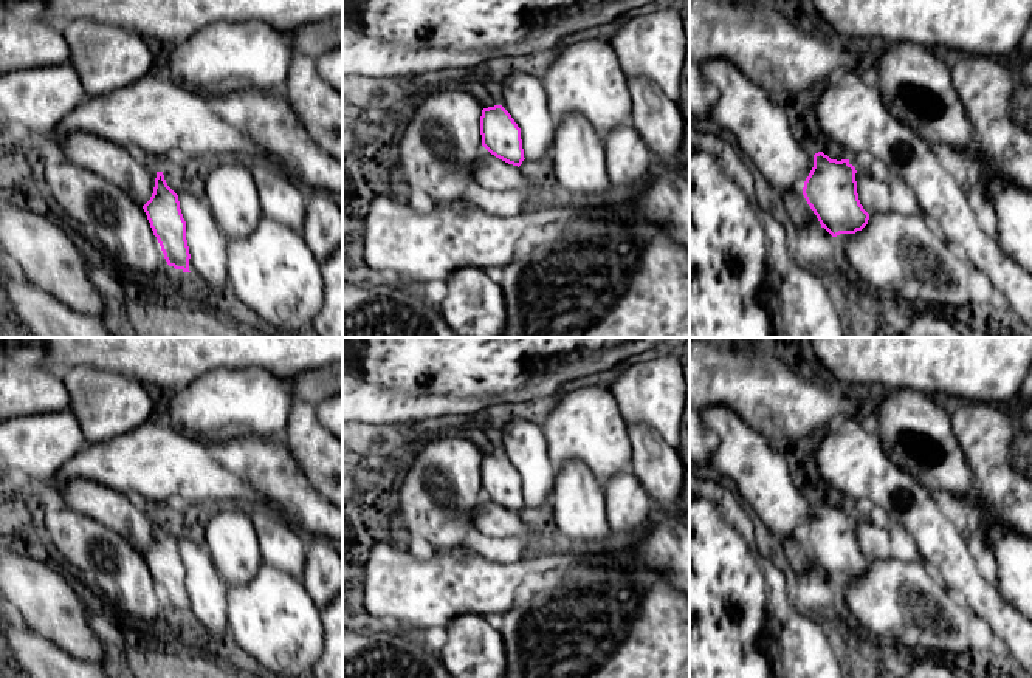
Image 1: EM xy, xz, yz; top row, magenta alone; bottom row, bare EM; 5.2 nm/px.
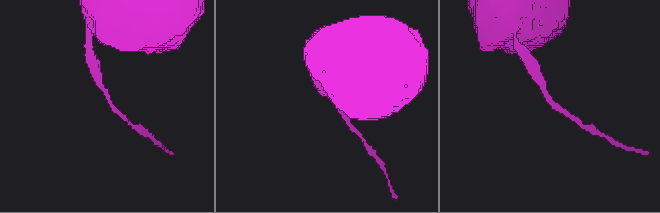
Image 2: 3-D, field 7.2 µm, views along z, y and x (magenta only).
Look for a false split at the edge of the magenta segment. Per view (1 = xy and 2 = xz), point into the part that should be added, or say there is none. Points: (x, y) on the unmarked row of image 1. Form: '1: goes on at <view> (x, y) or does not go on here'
1: does not go on here
2: does not go on here

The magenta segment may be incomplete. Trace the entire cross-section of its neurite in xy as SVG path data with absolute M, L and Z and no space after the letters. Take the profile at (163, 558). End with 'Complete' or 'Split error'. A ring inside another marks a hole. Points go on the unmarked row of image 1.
M157 519L153 540L143 556L167 611L183 619L191 619L186 568L180 556L178 542L167 532L163 519Z. Complete

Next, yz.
M823 498L814 502L803 542L832 584L855 580L868 571L869 560L860 551L855 520L849 506L831 506Z. Complete

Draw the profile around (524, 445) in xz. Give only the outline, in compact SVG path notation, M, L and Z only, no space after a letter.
M514 418L501 424L502 454L521 475L524 505L544 506L552 498L556 469L549 458L547 441L541 426Z

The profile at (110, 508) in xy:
M84 478L70 480L62 488L51 486L60 494L68 509L81 512L121 534L139 553L150 546L157 519L138 509L129 495Z

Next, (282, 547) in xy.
M259 505L249 508L262 560L298 579L304 574L307 539L279 512Z

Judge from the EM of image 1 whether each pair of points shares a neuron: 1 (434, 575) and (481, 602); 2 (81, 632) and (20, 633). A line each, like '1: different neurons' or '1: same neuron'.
1: same neuron
2: different neurons

